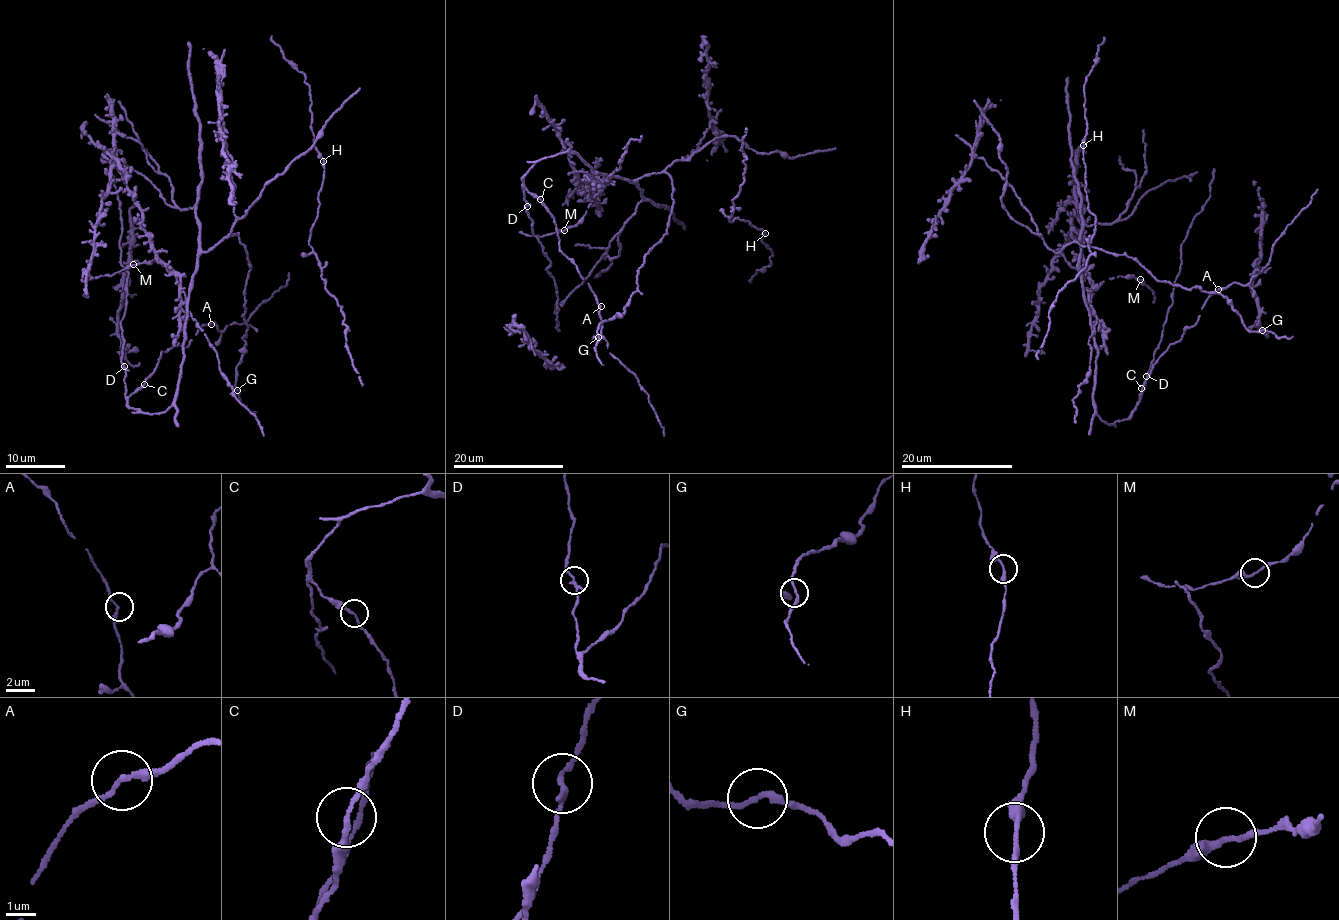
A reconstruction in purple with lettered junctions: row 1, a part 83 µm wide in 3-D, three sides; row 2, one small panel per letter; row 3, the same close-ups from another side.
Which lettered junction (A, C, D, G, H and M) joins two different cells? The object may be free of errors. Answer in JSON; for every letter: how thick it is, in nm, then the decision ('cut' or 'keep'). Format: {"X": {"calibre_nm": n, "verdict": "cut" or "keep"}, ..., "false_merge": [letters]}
{"A": {"calibre_nm": 180, "verdict": "keep"}, "C": {"calibre_nm": 170, "verdict": "keep"}, "D": {"calibre_nm": 180, "verdict": "keep"}, "G": {"calibre_nm": 180, "verdict": "keep"}, "H": {"calibre_nm": 180, "verdict": "keep"}, "M": {"calibre_nm": 180, "verdict": "keep"}, "false_merge": []}

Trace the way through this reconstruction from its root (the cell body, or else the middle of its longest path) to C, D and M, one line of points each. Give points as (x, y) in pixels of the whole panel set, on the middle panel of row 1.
C: (555, 156), (539, 159), (524, 176), (525, 188), (540, 199)
D: (555, 156), (539, 159), (526, 172), (521, 185), (527, 206)
M: (555, 156), (574, 153), (594, 173), (607, 177), (586, 214), (563, 230)

